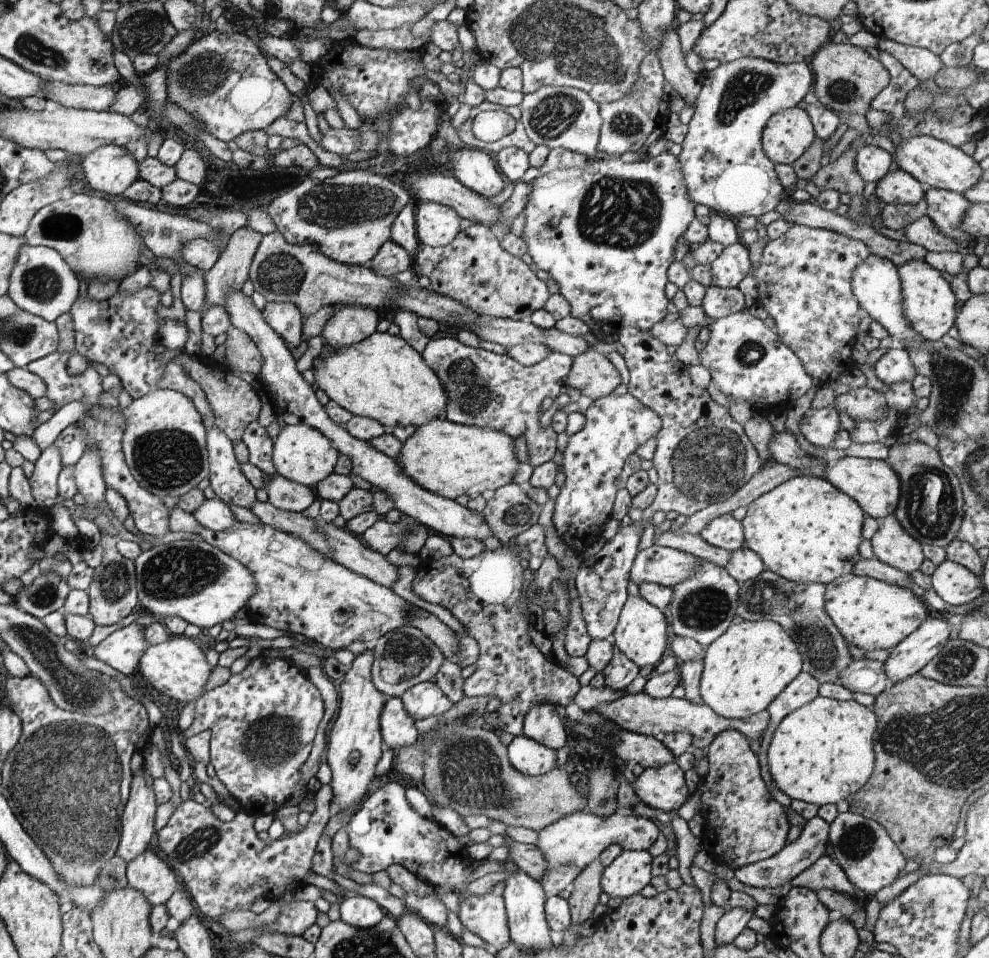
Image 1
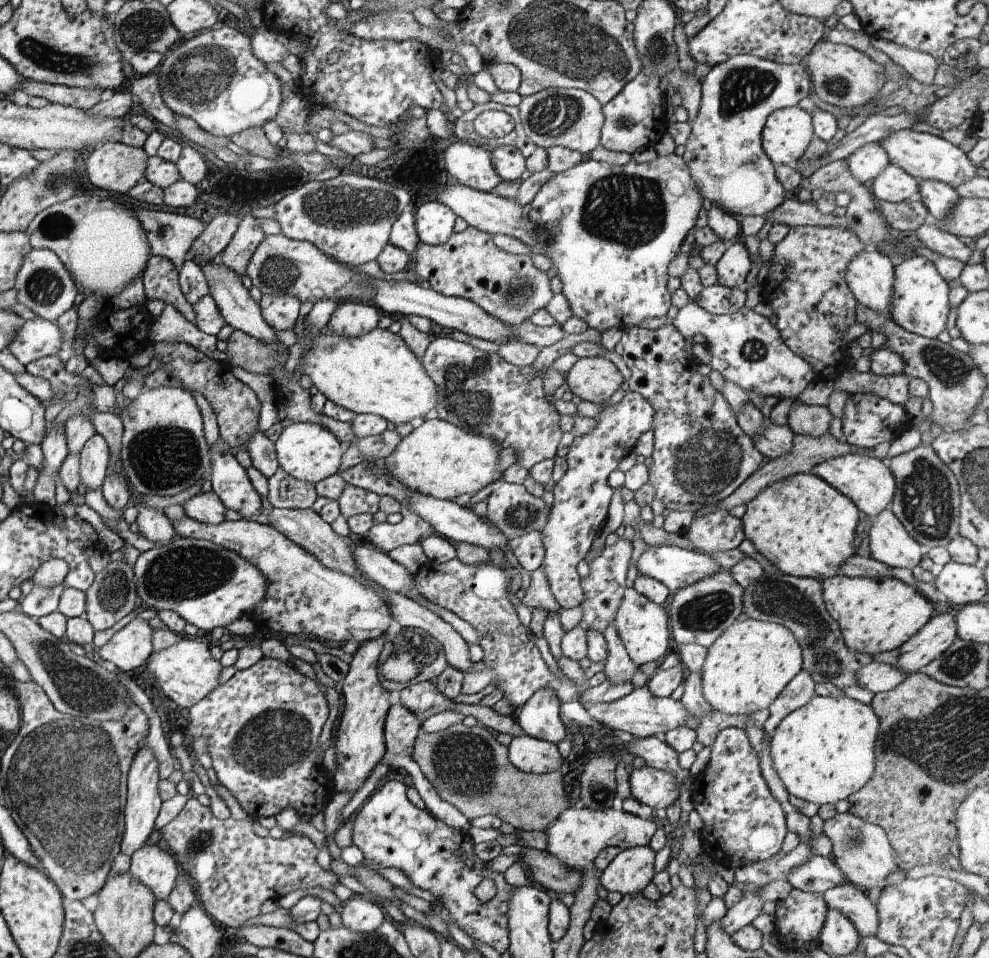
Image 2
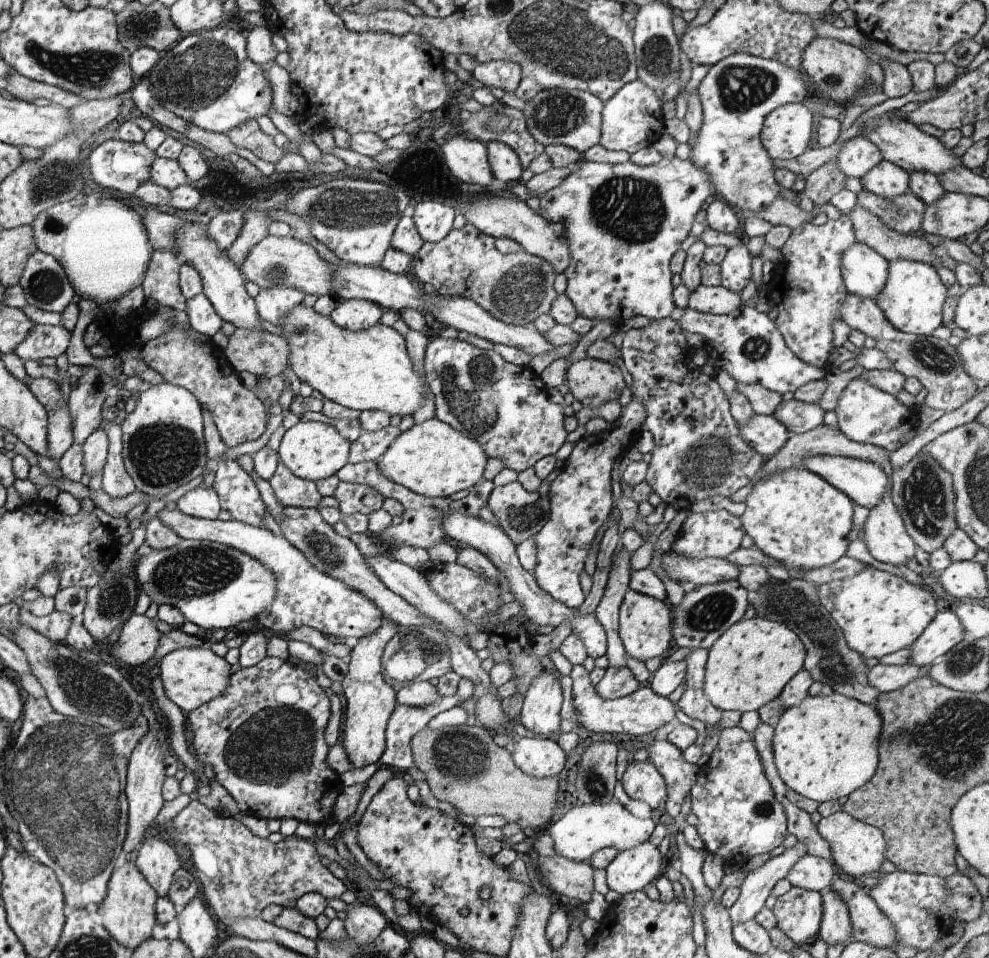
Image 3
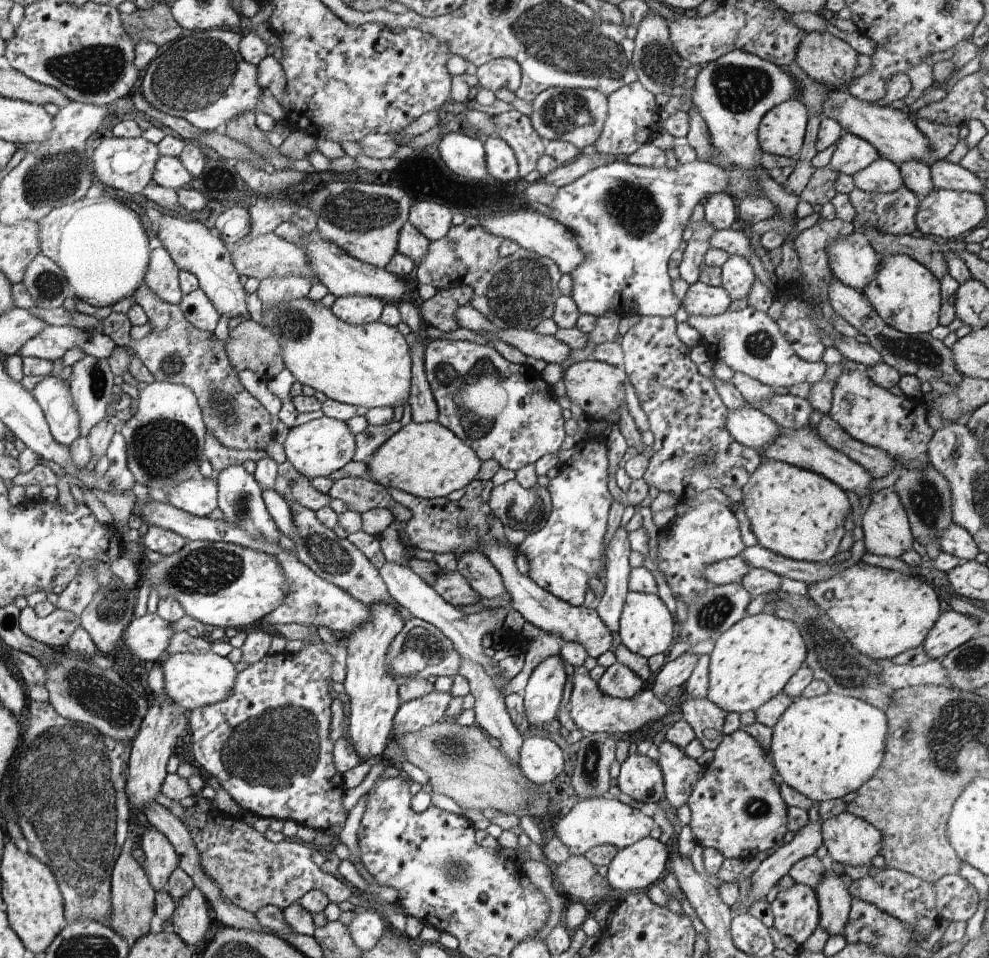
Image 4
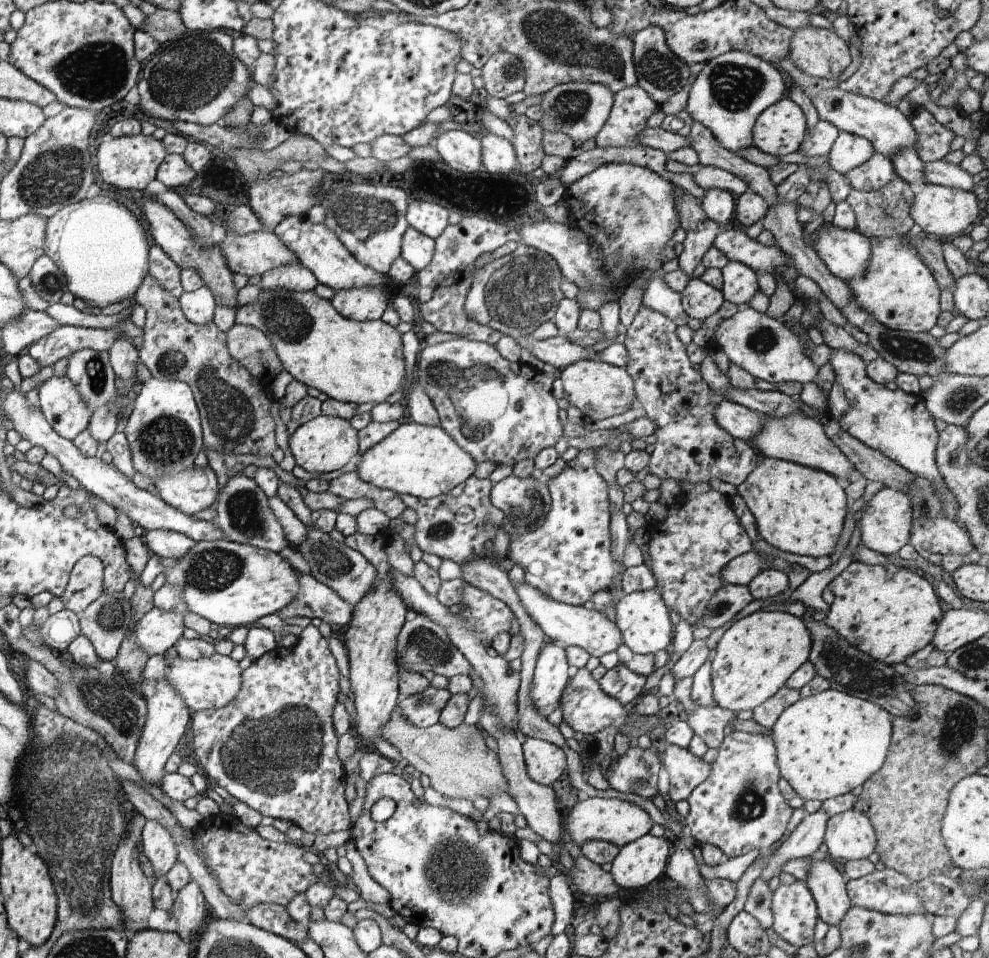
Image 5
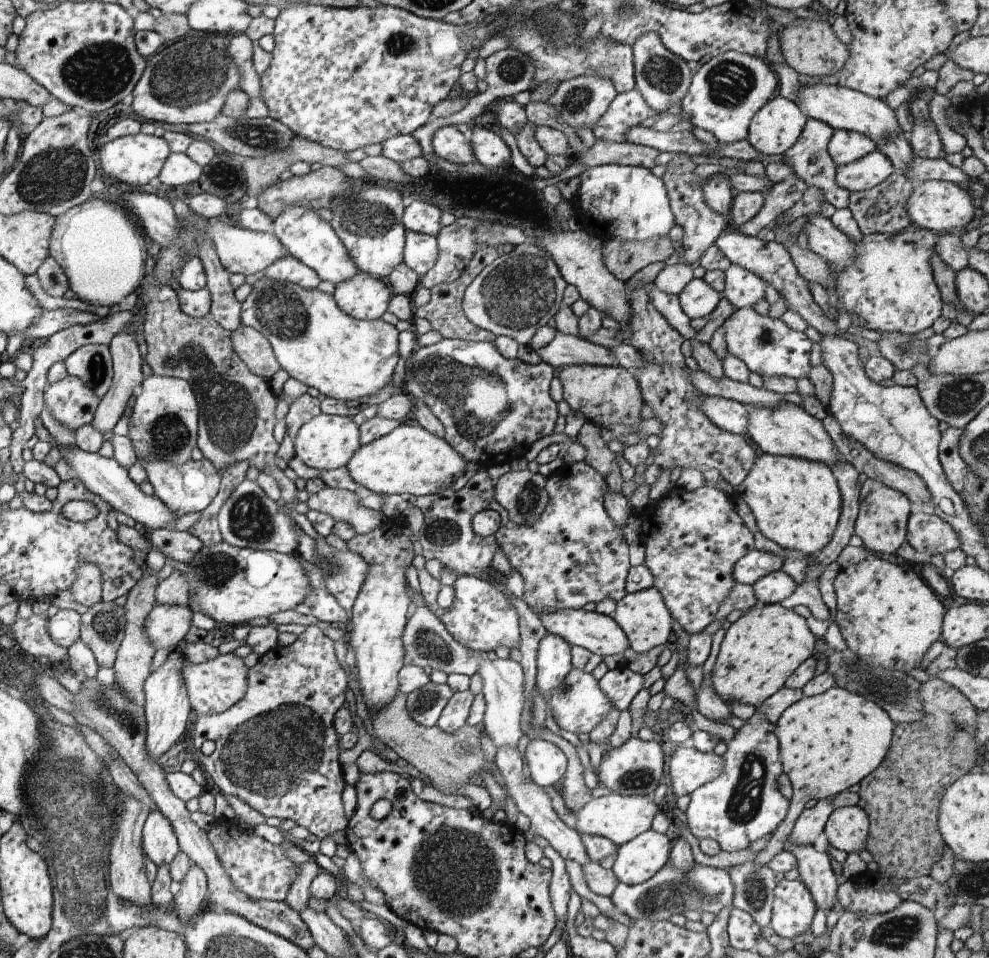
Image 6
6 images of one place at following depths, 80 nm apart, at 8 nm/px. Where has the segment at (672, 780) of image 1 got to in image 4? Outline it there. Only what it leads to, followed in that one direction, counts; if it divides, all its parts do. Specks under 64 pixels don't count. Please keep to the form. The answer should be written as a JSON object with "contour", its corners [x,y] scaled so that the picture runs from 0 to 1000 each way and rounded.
{"contour":[[[636,787],[628,795],[627,808],[621,818],[641,835],[667,837],[672,827],[672,816],[663,792],[655,787]]]}

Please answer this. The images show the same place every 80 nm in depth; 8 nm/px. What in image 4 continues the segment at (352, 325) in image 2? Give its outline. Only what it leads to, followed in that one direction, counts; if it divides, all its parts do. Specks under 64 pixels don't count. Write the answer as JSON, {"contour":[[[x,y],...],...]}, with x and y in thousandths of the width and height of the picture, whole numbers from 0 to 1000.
{"contour":[[[350,308],[341,310],[335,319],[336,326],[348,336],[369,339],[384,332],[387,313],[377,309]]]}

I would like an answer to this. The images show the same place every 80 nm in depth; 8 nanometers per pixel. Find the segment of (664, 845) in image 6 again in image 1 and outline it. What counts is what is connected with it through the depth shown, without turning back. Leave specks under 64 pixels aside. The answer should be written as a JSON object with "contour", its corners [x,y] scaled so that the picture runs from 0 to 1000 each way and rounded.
{"contour":[[[655,887],[629,888],[611,908],[608,926],[617,936],[635,937],[657,923],[660,894]]]}

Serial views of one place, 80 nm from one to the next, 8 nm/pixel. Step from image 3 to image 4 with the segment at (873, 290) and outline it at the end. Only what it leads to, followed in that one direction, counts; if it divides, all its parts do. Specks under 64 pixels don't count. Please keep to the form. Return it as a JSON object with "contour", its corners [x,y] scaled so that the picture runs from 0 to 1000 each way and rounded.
{"contour":[[[863,240],[852,249],[843,249],[836,261],[843,290],[854,297],[870,304],[887,287],[888,265],[872,241]]]}

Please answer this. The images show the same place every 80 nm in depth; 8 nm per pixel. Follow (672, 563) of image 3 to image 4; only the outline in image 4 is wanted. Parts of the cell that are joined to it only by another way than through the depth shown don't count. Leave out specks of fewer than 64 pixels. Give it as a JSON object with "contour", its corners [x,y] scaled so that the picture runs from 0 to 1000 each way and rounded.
{"contour":[[[746,579],[736,585],[731,585],[716,590],[709,601],[716,608],[723,611],[735,611],[738,609],[749,610],[751,603],[761,594],[758,588],[755,588]]]}

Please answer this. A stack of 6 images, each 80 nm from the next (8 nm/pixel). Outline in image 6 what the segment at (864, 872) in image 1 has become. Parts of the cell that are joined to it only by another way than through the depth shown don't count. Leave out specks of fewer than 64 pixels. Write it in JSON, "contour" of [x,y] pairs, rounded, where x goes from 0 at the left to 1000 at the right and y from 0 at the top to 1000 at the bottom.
{"contour":[[[870,841],[845,843],[835,858],[834,870],[843,886],[856,891],[876,887],[880,858]]]}

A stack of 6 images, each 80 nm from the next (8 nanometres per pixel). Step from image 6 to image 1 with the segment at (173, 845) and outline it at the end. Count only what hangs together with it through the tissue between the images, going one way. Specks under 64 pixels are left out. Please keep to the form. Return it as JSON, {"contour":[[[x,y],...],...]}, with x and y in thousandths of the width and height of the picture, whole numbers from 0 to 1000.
{"contour":[[[152,887],[128,902],[128,923],[148,933],[156,946],[167,944],[181,927],[174,904]]]}

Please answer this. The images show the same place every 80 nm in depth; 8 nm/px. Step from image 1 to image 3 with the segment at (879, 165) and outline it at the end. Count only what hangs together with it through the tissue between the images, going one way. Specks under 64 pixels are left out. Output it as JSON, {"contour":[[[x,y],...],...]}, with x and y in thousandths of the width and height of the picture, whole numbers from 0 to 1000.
{"contour":[[[873,142],[861,143],[853,150],[843,170],[856,185],[870,187],[893,167],[885,150]]]}

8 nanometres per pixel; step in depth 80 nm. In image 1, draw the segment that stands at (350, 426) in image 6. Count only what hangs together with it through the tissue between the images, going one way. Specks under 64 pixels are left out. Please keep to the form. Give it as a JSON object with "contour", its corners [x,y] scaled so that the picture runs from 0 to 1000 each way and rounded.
{"contour":[[[307,442],[287,444],[276,467],[276,482],[281,497],[307,507],[320,507],[333,495],[338,494],[338,487],[344,476],[343,470],[338,468],[337,461],[326,450]]]}

